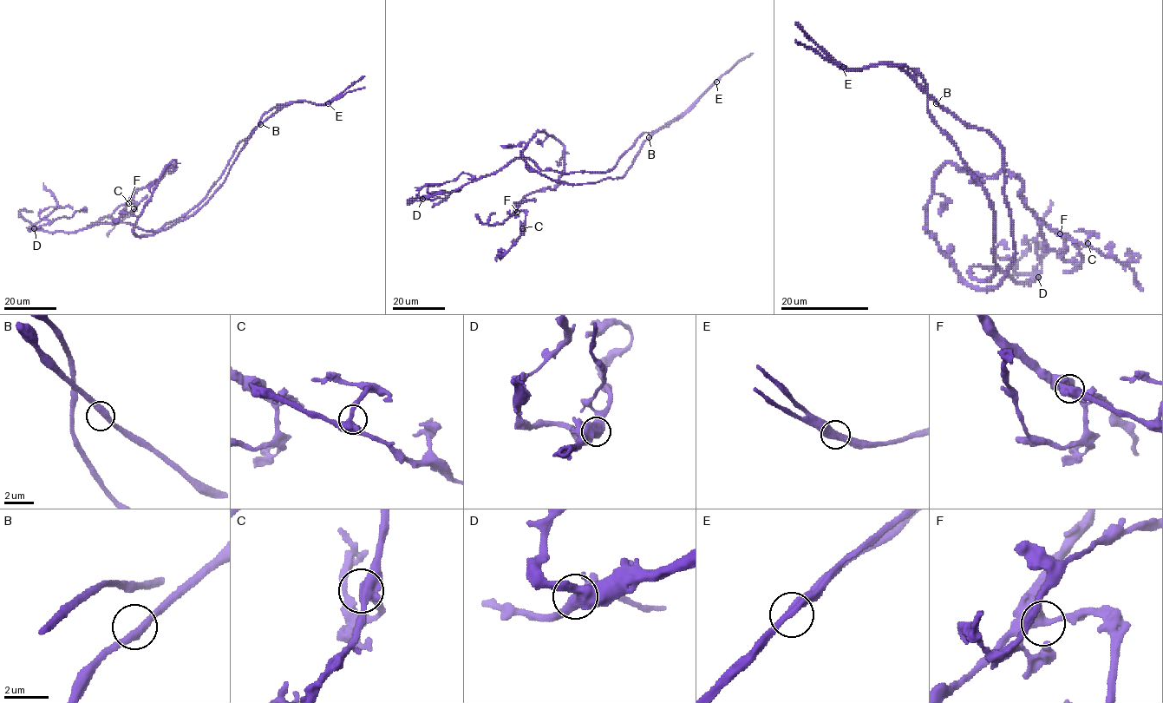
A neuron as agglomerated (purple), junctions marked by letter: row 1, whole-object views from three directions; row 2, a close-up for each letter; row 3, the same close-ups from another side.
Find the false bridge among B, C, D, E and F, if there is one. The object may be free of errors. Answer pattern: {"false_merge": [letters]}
{"false_merge": ["E"]}

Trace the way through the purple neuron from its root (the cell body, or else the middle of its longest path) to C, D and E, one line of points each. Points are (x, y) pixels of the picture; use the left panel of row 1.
C: (261, 124), (208, 193), (179, 218), (153, 233), (134, 232), (174, 160), (175, 168), (130, 197), (133, 208)
D: (261, 124), (295, 102), (267, 111), (221, 186), (166, 228), (34, 228)
E: (261, 124), (292, 102), (327, 102)

